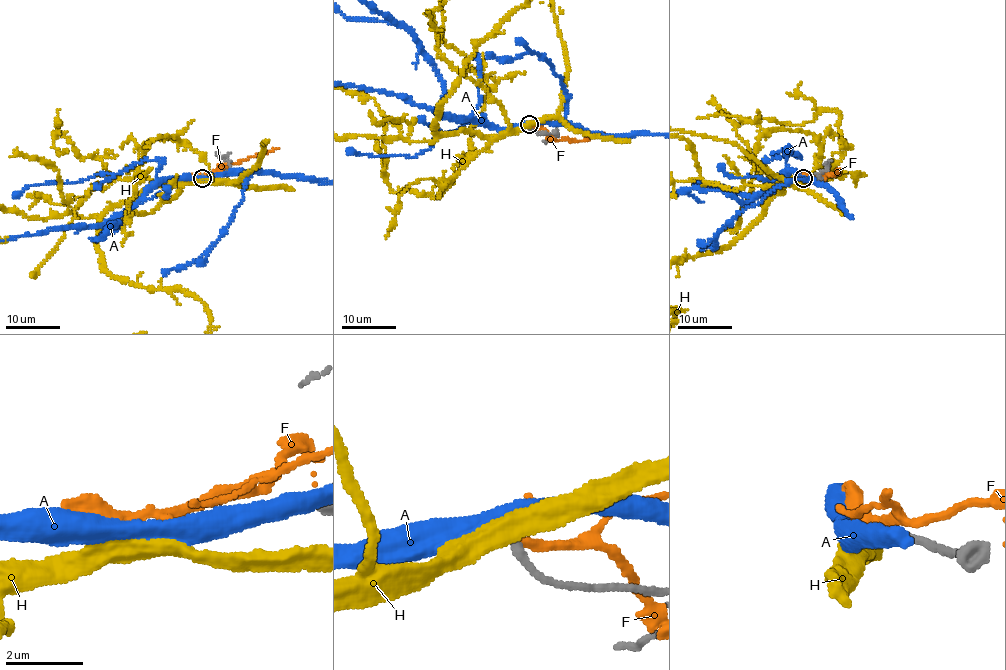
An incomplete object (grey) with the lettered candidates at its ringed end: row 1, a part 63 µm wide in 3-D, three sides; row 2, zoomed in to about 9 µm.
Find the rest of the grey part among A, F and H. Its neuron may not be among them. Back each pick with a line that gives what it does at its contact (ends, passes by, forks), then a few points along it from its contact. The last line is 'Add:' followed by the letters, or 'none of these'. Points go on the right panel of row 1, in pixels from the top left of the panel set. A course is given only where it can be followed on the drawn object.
H: it passes by
Add: H

